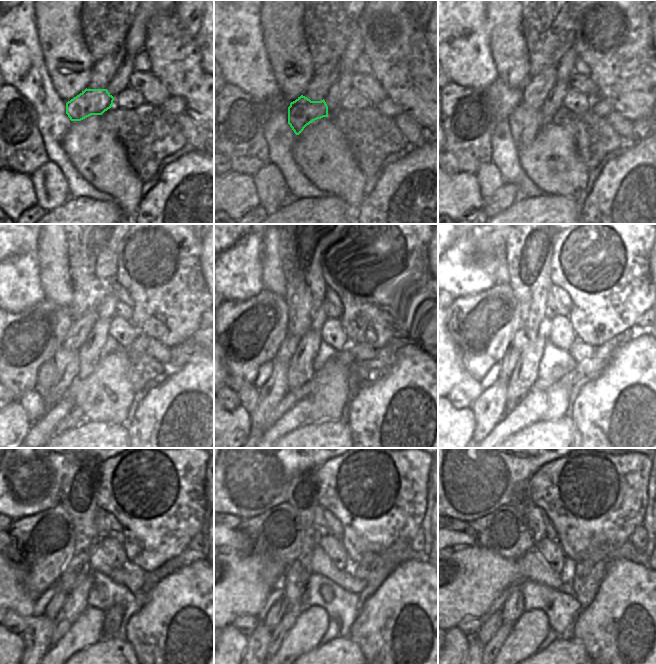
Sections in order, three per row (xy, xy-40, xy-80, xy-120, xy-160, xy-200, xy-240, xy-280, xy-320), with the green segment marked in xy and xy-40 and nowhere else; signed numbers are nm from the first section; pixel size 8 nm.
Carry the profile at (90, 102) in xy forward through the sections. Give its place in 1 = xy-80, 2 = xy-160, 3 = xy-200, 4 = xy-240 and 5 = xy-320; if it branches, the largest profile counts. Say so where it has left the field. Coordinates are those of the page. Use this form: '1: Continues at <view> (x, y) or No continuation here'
1: Continues at xy-80 (523, 120)
2: Continues at xy-160 (273, 391)
3: Continues at xy-200 (490, 407)
4: Continues at xy-240 (36, 637)
5: Continues at xy-320 (475, 650)

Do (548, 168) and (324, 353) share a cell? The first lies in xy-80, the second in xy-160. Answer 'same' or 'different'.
different

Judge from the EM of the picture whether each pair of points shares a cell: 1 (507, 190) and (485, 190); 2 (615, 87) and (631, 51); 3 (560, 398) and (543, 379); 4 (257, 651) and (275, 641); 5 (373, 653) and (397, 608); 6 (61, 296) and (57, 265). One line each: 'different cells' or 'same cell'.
1: different cells
2: same cell
3: different cells
4: different cells
5: same cell
6: same cell

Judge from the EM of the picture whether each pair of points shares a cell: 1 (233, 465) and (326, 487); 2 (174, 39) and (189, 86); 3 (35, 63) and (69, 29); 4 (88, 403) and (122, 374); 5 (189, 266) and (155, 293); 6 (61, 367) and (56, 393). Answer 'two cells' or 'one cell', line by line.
1: two cells
2: one cell
3: two cells
4: one cell
5: one cell
6: one cell

